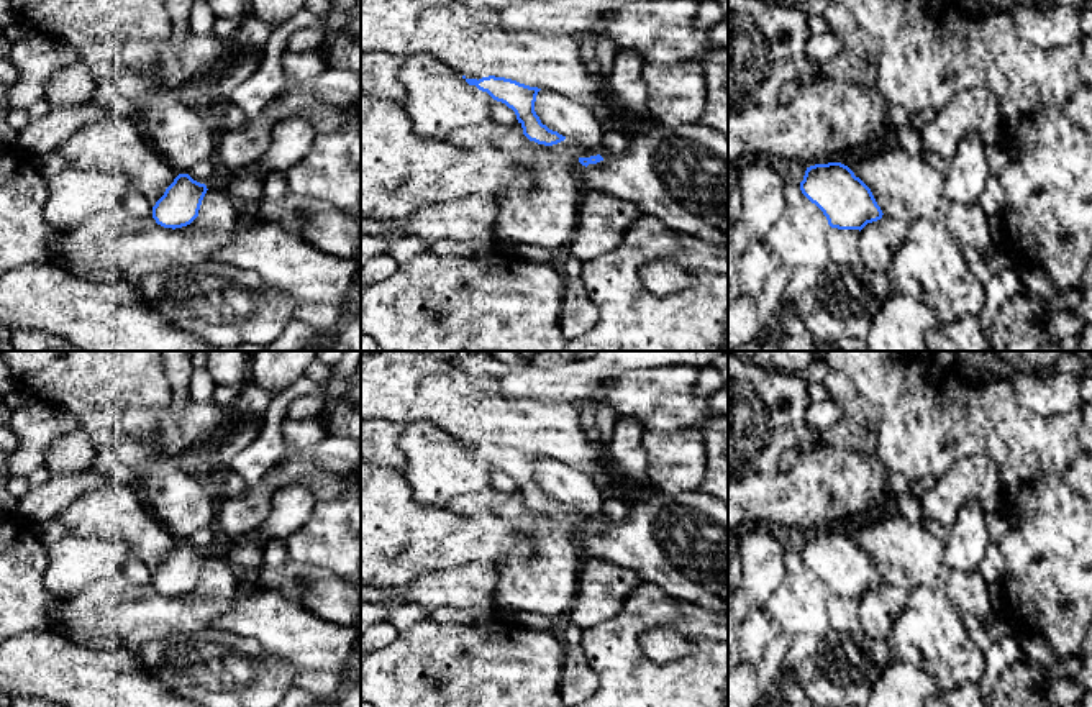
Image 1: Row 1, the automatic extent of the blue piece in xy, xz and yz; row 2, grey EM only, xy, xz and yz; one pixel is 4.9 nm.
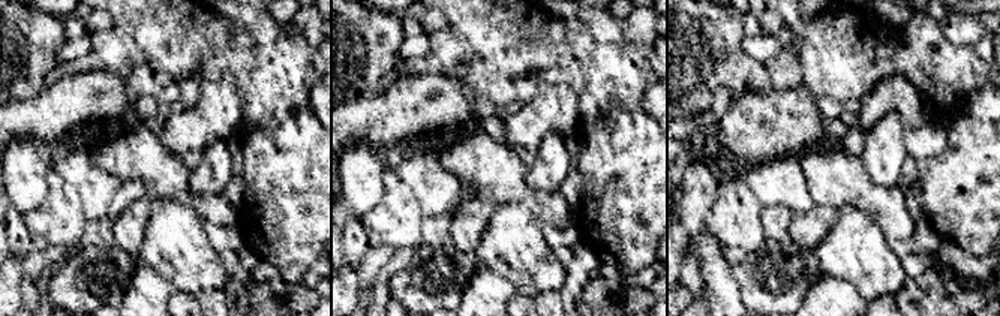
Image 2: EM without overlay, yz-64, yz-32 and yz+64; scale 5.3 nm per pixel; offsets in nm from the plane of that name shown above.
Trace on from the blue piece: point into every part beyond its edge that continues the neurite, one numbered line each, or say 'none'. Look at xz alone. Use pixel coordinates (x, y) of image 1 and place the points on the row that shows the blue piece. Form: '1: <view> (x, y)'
1: xz (679, 174)

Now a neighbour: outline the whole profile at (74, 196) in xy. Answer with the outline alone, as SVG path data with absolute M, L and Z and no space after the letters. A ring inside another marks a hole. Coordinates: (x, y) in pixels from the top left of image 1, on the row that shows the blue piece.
M67 167L48 180L46 221L71 233L98 213L121 208L130 190L125 172Z

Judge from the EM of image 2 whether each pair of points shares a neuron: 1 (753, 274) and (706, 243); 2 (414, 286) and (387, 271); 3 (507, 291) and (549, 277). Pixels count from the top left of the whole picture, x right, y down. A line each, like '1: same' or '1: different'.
1: different
2: different
3: different

